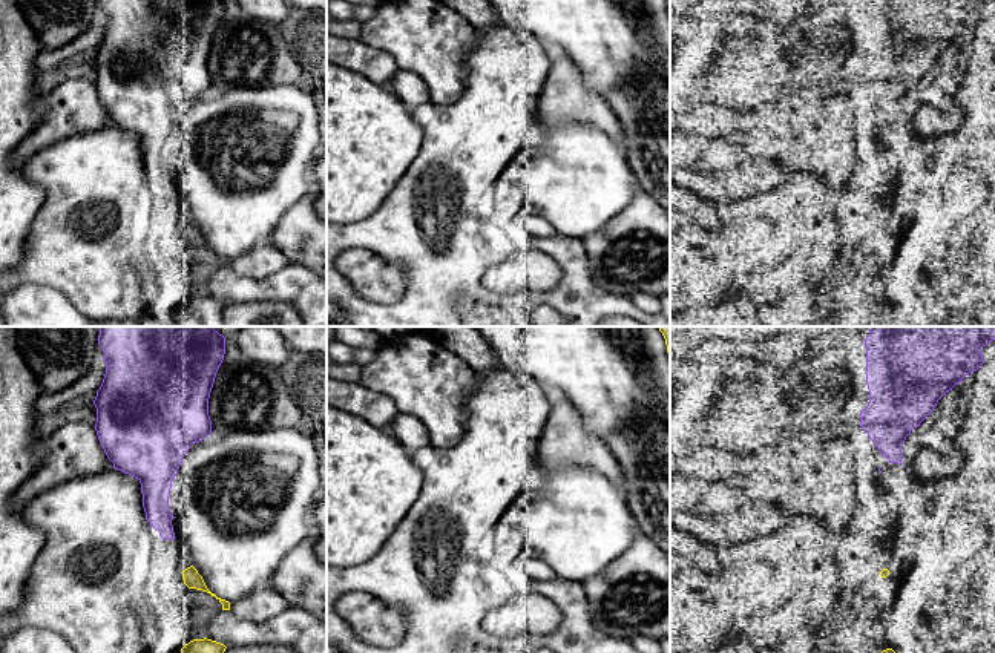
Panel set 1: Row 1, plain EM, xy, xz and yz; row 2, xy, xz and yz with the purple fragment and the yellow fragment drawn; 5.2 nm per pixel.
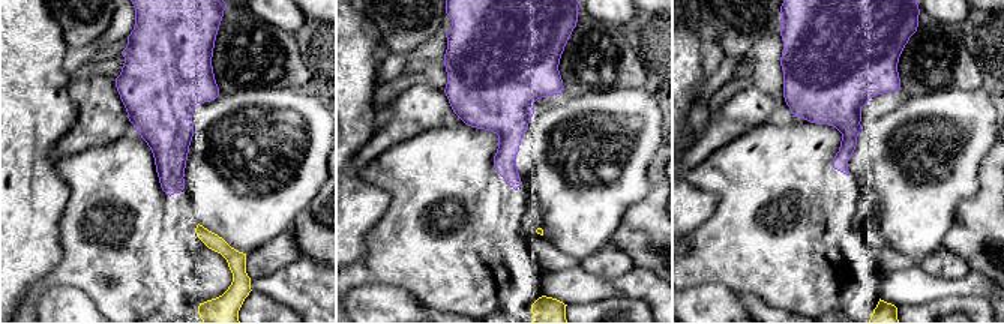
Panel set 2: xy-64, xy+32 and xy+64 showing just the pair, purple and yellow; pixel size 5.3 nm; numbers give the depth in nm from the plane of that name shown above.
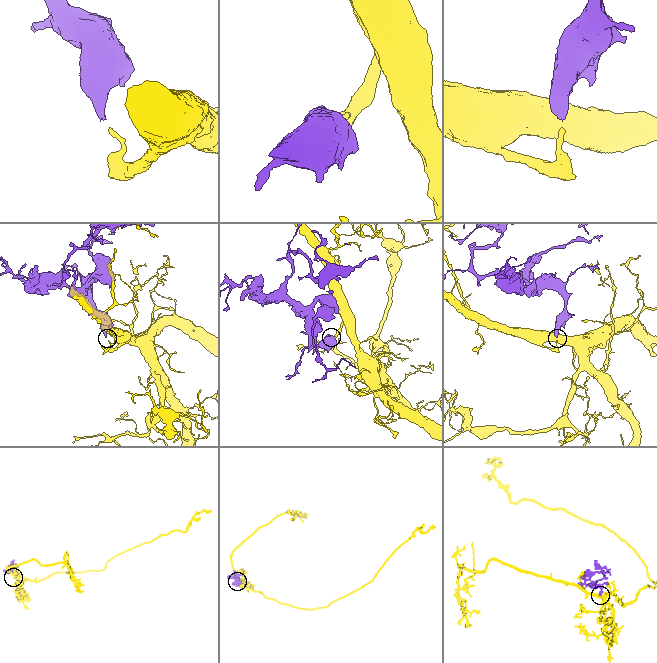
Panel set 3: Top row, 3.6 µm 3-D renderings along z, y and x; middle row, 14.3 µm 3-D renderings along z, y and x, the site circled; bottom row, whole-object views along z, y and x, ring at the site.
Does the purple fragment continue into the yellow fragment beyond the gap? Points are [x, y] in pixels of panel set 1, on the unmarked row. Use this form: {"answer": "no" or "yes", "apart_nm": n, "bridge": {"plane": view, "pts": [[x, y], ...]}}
{"answer": "no", "apart_nm": 170, "bridge": {"plane": "xy", "pts": [[174, 195], [187, 224]]}}

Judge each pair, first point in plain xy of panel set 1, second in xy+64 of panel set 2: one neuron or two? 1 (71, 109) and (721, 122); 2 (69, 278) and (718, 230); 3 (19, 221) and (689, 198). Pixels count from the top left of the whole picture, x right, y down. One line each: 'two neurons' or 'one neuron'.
1: one neuron
2: one neuron
3: one neuron

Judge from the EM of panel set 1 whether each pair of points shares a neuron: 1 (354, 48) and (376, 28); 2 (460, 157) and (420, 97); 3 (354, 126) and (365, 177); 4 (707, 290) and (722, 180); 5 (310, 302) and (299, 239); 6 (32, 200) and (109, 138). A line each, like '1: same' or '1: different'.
1: different
2: different
3: same
4: different
5: different
6: different

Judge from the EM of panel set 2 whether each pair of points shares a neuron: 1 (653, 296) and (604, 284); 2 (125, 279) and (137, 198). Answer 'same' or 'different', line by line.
1: same
2: same

